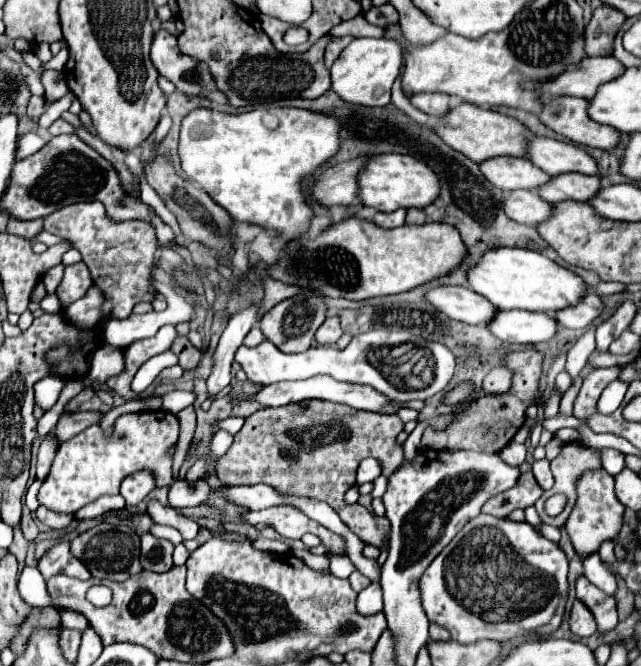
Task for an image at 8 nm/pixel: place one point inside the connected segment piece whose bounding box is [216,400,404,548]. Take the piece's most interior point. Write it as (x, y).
(312, 449)

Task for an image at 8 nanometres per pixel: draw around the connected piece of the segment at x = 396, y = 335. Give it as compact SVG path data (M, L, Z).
M372 330L354 336L344 350L334 346L312 346L302 354L284 354L270 340L264 340L256 348L242 344L234 358L244 368L248 380L256 384L260 382L266 386L280 380L304 380L316 374L328 374L336 380L374 386L378 392L402 402L428 400L430 396L442 392L454 374L454 354L450 354L446 346L414 338L414 334L404 330Z

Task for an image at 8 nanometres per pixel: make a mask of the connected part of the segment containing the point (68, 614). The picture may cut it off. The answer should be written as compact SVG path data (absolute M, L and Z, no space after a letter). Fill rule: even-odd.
M68 608L60 610L60 618L62 618L62 626L66 626L66 628L76 628L76 630L82 632L88 626L88 620L82 618L80 612L74 612L74 610L68 610Z

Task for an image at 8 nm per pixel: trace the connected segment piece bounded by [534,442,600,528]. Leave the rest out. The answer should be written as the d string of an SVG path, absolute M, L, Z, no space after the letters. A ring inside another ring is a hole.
M568 442L566 444L566 450L562 450L562 454L558 458L552 460L552 474L554 474L554 486L544 492L538 502L534 504L540 518L546 522L546 524L552 524L556 528L564 526L572 506L574 506L574 500L576 500L576 492L574 492L574 482L578 480L578 474L582 474L582 470L592 470L592 468L600 468L600 462L596 458L596 454L592 454L590 450L584 450L580 448L576 442ZM552 494L564 494L568 498L564 510L558 514L558 516L548 516L544 512L544 502L552 496Z

